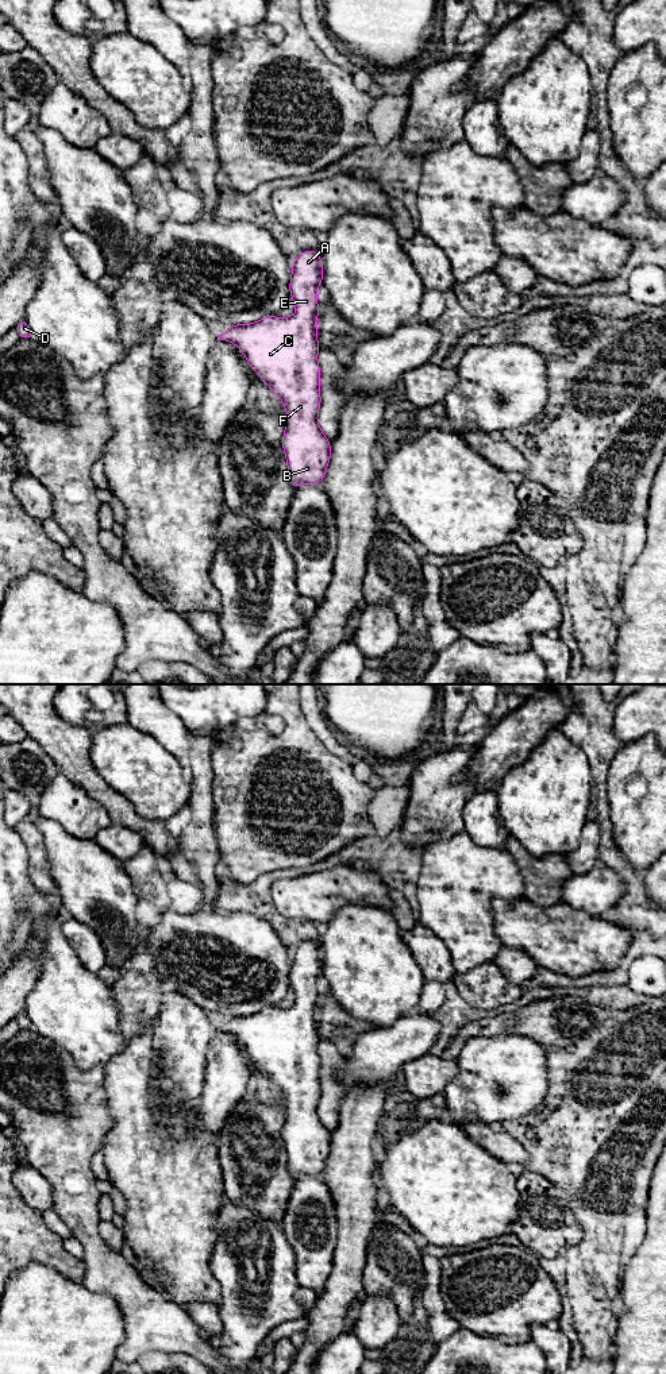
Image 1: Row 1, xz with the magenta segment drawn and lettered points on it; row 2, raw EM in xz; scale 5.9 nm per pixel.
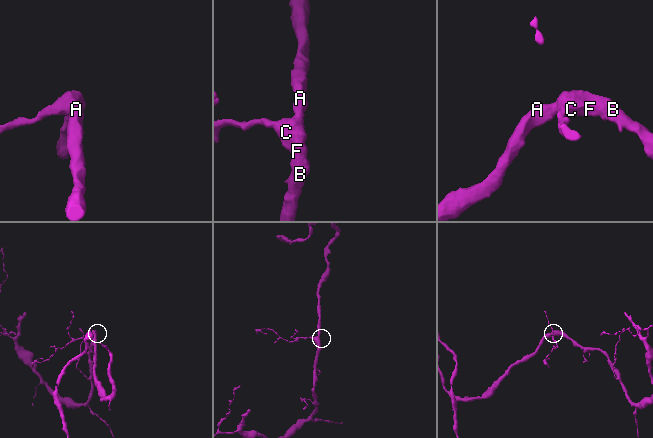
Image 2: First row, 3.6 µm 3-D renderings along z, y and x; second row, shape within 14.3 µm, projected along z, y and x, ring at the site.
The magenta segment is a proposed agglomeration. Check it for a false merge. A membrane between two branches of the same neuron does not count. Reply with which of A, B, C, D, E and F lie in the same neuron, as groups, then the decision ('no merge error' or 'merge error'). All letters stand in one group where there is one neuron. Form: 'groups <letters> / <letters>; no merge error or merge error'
groups A B C D E F; no merge error

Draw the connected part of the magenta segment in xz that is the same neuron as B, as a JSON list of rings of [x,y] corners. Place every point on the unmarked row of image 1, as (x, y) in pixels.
[[[319,942],[300,943],[292,954],[289,973],[296,1004],[232,1015],[217,1028],[234,1034],[249,1057],[282,1092],[286,1109],[281,1136],[288,1170],[294,1181],[301,1176],[322,1174],[331,1150],[331,1132],[317,1114],[322,1062],[317,1054],[316,1010],[320,997],[316,981],[322,974]]]

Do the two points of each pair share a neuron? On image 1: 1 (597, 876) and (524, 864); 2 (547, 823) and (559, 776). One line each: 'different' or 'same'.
1: different
2: same

